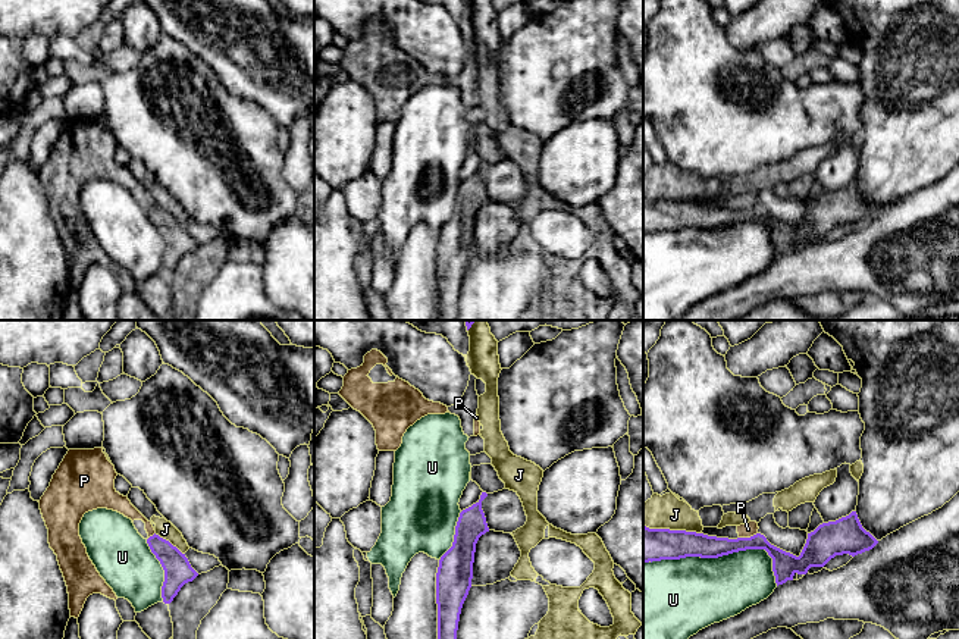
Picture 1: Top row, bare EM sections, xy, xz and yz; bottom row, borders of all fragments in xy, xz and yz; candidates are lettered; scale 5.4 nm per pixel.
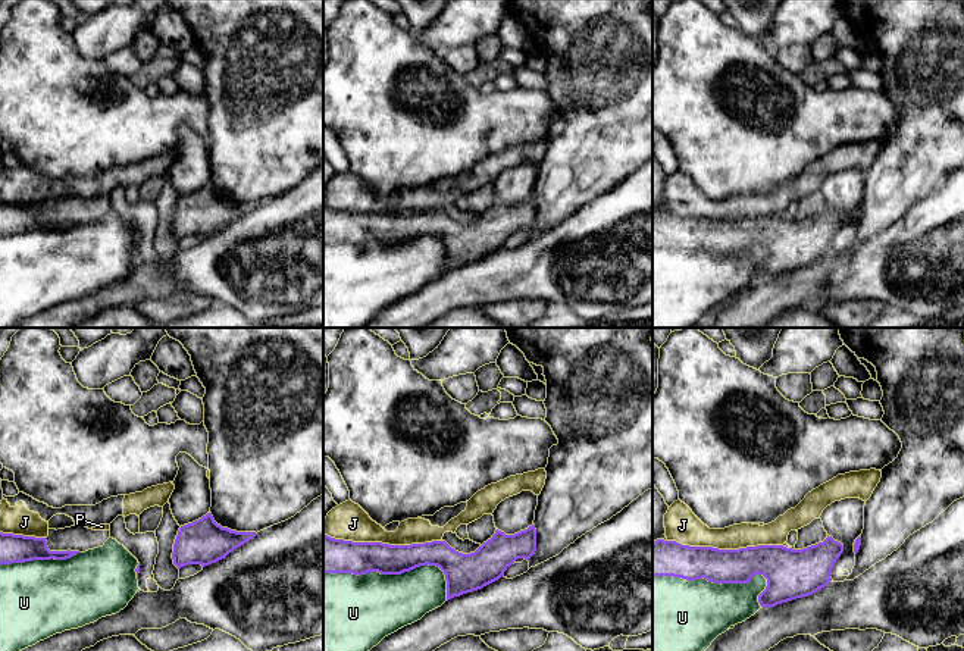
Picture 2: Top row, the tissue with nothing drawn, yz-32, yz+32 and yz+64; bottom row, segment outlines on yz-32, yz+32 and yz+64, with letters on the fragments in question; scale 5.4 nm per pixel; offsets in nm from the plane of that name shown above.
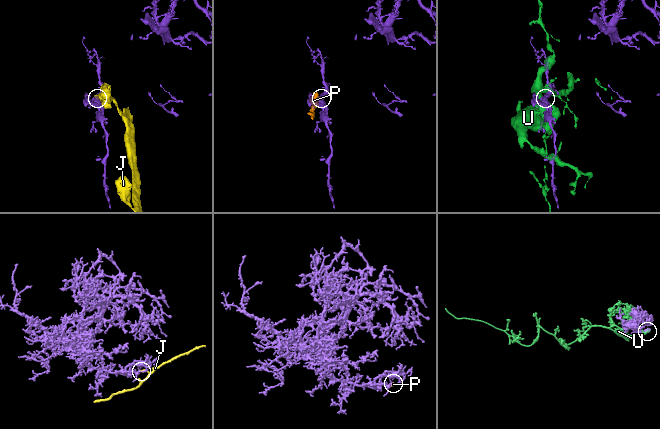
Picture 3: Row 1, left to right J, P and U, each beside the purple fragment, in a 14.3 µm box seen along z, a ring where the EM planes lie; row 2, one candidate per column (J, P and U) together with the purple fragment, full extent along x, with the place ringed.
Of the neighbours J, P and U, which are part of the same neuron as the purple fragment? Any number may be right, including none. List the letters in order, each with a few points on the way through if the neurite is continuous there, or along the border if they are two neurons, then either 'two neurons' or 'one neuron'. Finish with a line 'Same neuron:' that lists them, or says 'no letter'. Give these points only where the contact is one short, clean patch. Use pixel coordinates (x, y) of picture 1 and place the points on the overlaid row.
J: two neurons
P: runs through yz (784, 564), (764, 544), (748, 538), (748, 529); one neuron
U: two neurons
Same neuron: P

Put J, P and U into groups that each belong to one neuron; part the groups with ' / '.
J / P / U

